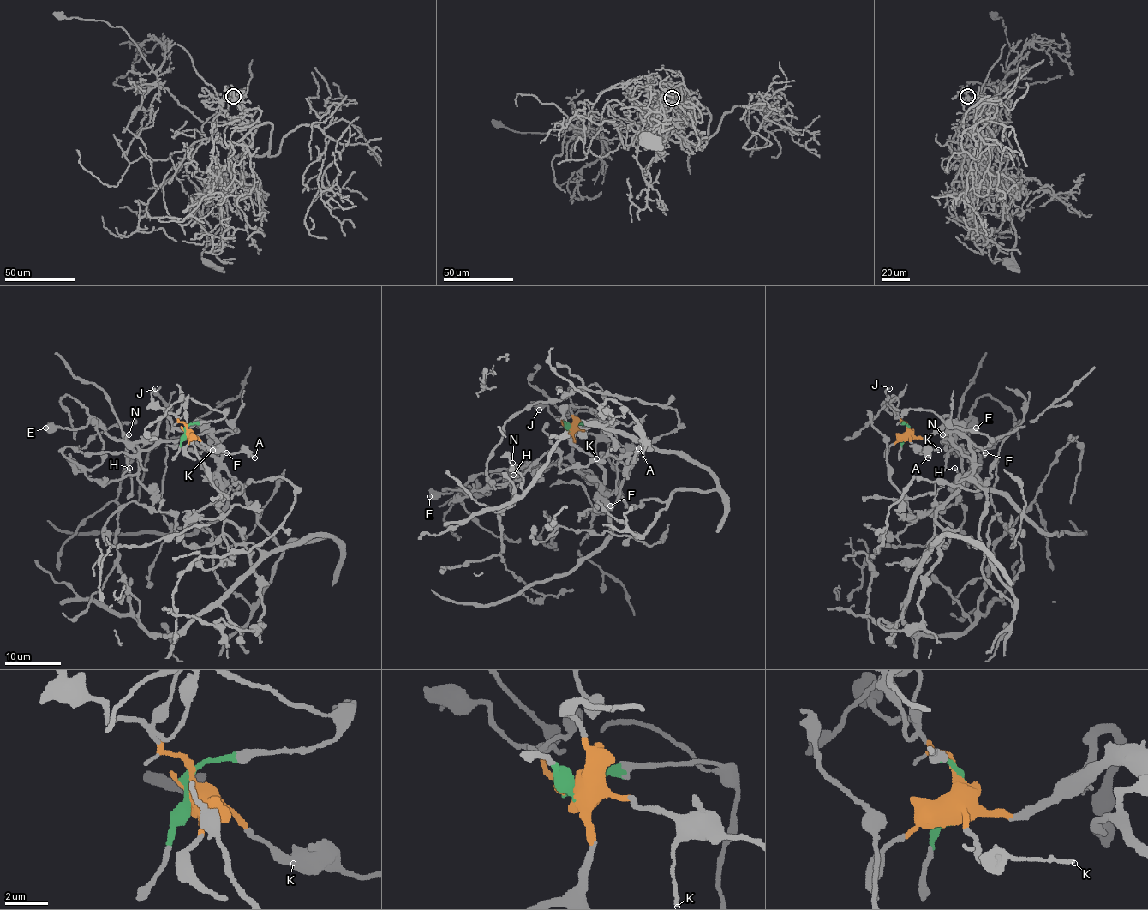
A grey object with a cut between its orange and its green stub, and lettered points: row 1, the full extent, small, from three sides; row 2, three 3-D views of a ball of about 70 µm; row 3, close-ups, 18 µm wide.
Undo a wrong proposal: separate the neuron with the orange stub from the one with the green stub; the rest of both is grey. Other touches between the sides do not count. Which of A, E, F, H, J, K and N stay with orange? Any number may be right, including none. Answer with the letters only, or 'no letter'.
A, E, F, H, J, K, N

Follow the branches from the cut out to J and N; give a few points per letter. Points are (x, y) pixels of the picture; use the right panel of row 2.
J: (907, 431), (907, 425), (885, 408), (885, 394), (889, 388)
N: (907, 431), (916, 436), (927, 438), (948, 416), (947, 438), (950, 442), (942, 435)

